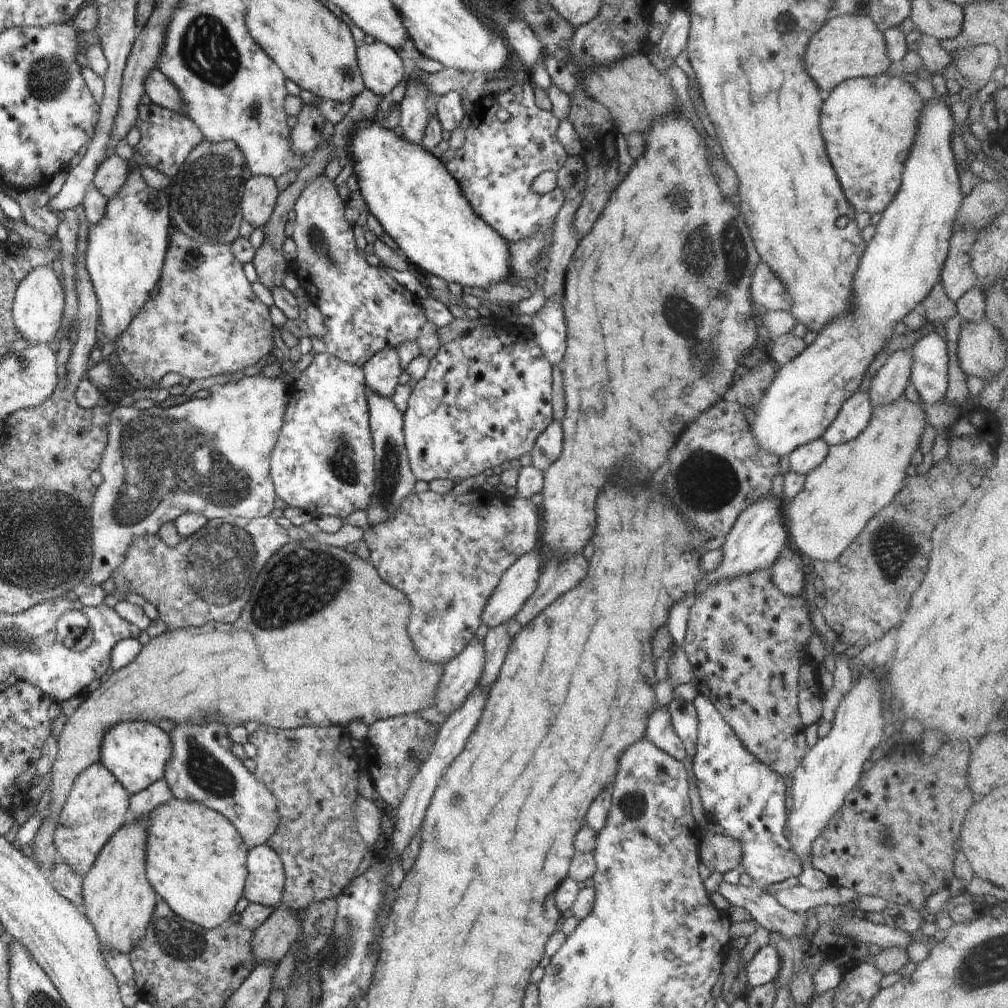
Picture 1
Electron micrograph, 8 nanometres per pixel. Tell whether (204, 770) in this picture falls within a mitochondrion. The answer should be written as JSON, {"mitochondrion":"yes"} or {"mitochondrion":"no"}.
{"mitochondrion":"yes"}

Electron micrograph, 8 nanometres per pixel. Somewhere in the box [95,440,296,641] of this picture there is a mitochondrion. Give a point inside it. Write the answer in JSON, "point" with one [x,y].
{"point":[218,563]}

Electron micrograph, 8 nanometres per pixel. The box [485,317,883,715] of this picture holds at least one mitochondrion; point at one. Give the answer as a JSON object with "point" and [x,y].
{"point":[705,479]}

